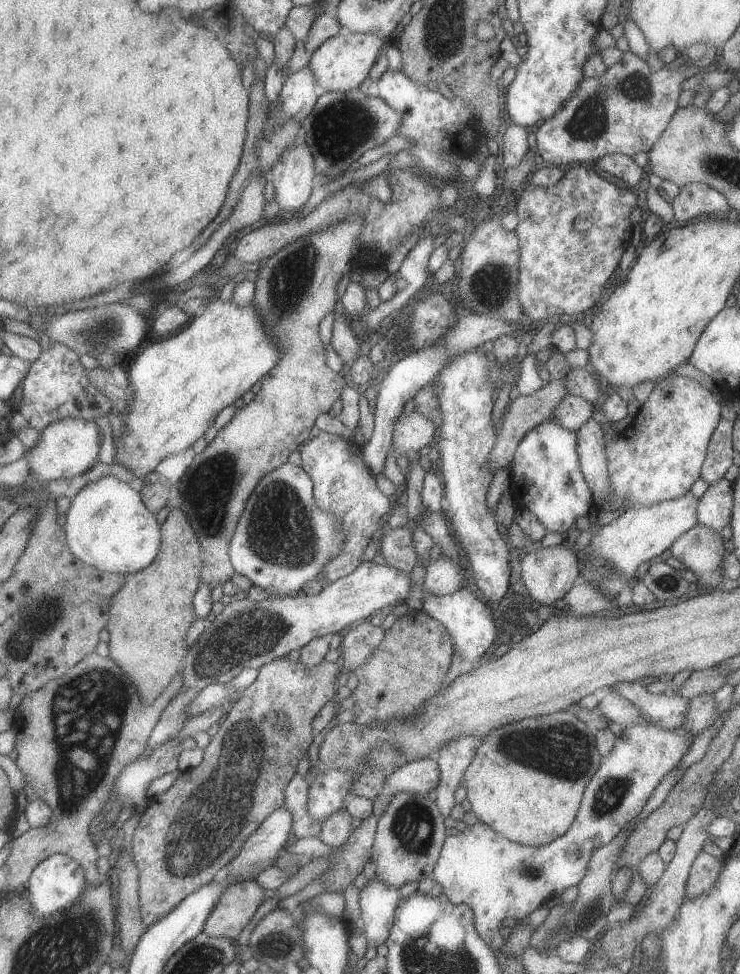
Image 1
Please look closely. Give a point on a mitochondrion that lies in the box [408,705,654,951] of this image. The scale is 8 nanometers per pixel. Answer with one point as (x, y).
(565, 751)

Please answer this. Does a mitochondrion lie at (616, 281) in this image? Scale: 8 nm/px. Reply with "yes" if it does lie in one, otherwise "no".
no

